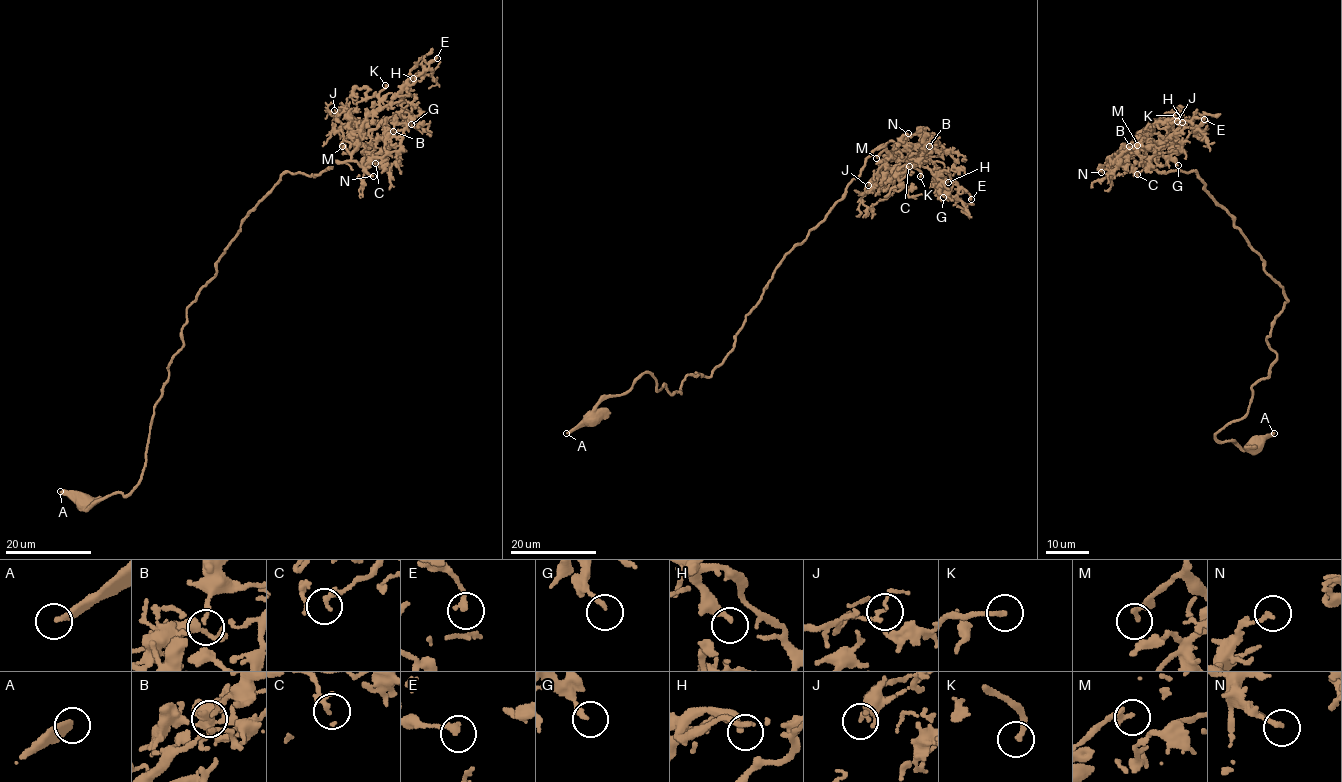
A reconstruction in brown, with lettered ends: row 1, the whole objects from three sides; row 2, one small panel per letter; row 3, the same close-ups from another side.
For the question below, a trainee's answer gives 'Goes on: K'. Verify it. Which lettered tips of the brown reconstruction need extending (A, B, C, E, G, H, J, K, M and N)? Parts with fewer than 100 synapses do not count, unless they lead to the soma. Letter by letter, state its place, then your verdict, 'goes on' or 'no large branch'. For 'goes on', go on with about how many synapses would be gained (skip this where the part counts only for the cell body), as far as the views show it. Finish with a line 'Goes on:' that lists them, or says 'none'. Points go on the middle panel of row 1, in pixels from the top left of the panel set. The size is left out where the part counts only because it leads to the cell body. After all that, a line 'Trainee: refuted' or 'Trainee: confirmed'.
A: at (566, 433); no large branch
B: at (929, 146); no large branch
C: at (909, 166); no large branch
E: at (971, 199); no large branch
G: at (943, 197); no large branch
H: at (948, 182); no large branch
J: at (868, 185); no large branch
K: at (920, 176); goes on; about 200 synapses
M: at (876, 158); no large branch
N: at (908, 133); no large branch
Goes on: K
Trainee: confirmed

